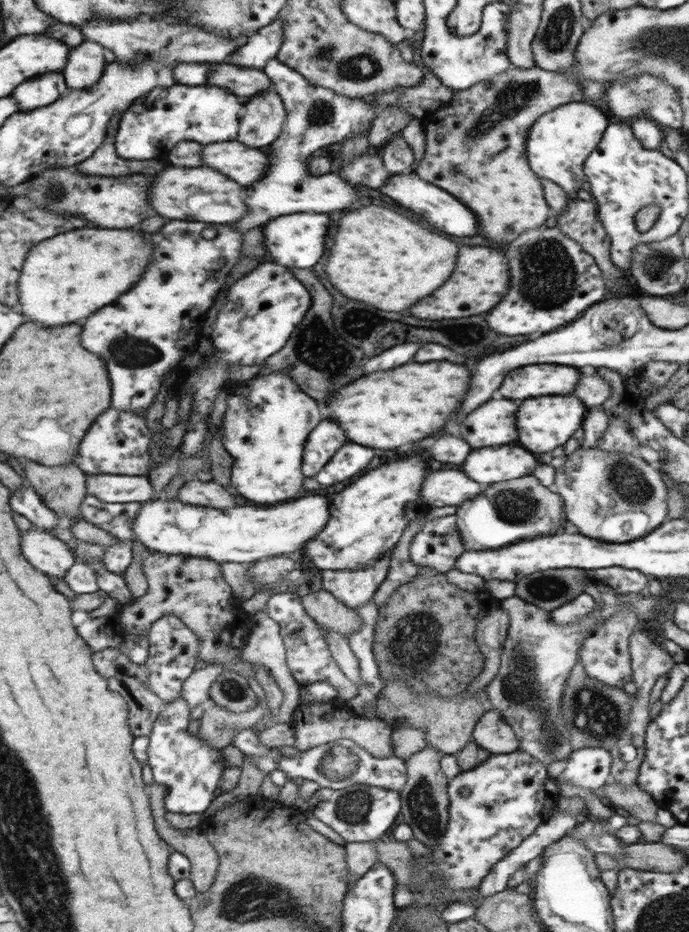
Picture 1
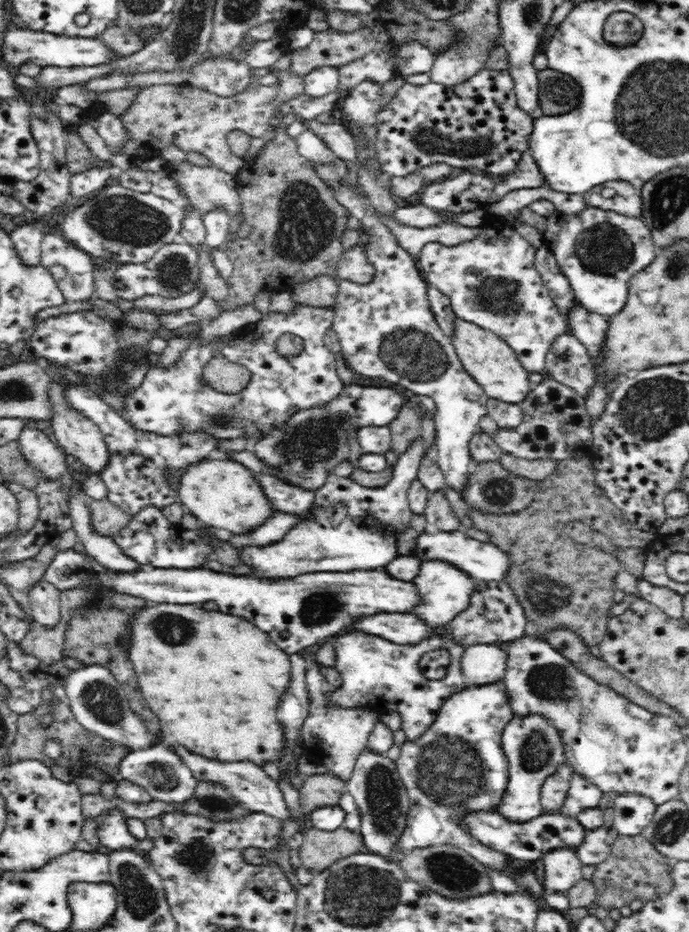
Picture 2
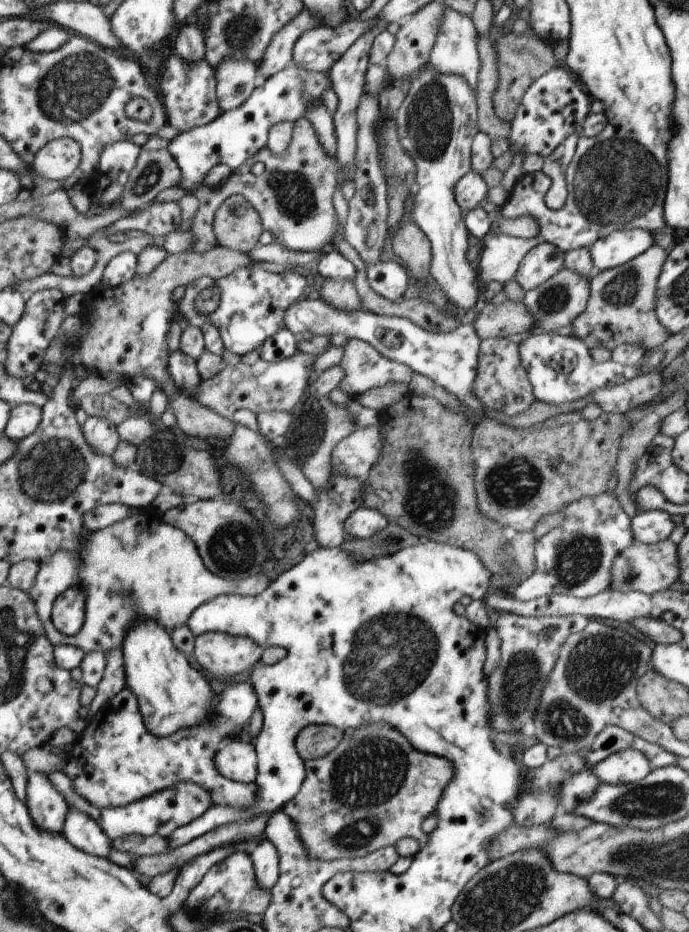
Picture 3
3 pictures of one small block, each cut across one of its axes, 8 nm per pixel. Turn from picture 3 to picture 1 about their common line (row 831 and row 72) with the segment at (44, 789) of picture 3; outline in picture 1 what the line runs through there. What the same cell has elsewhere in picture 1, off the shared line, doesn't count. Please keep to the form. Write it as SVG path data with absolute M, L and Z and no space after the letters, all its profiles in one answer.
M64 71L47 72L47 76L35 76L35 80L21 84L15 99L19 100L19 111L30 111L52 105L69 91Z

